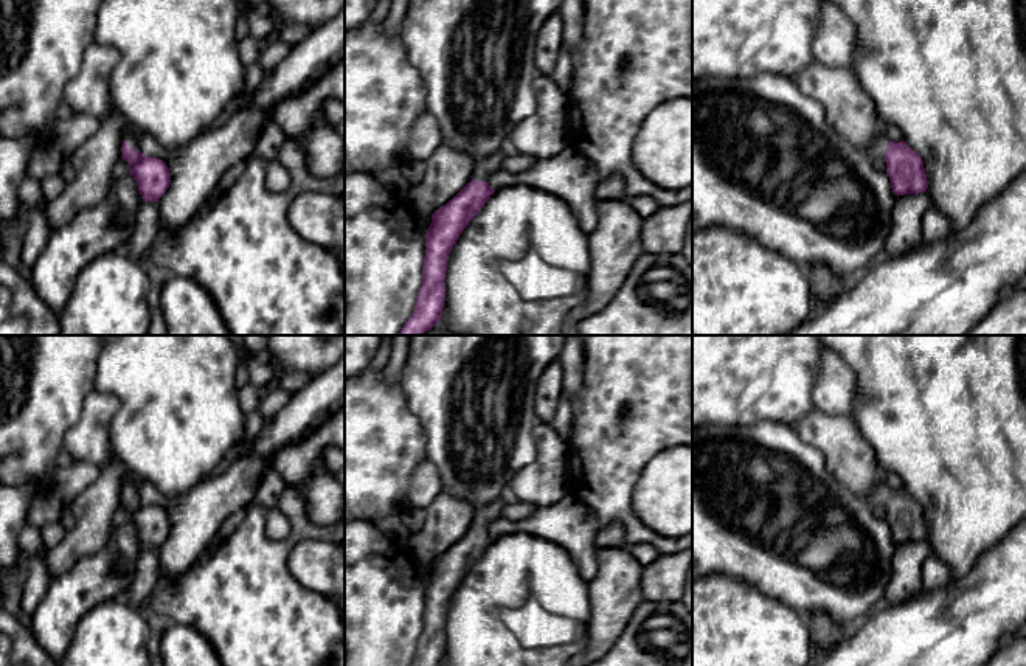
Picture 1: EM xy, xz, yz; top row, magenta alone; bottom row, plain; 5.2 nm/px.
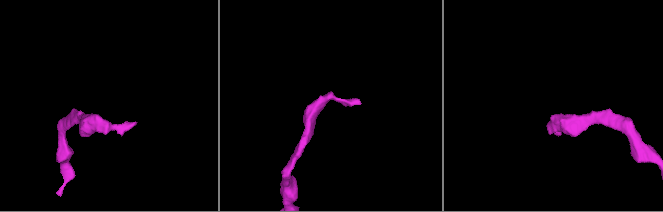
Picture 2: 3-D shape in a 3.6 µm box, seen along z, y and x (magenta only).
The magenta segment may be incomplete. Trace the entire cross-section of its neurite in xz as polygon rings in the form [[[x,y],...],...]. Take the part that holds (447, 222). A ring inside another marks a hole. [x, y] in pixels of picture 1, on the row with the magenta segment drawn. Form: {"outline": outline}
{"outline": [[[500,149],[478,161],[472,180],[432,214],[432,224],[425,233],[422,286],[414,310],[399,335],[424,335],[439,323],[445,301],[444,279],[449,255],[459,234],[495,193],[487,180],[500,171],[506,157],[508,154]]]}

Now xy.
{"outline": [[[133,137],[121,146],[121,158],[129,163],[129,174],[137,180],[140,194],[147,202],[158,202],[171,185],[171,174],[165,161],[144,157]]]}

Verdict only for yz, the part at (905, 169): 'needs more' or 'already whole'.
needs more

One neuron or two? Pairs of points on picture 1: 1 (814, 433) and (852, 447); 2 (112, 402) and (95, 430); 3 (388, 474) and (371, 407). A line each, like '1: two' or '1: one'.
1: one
2: one
3: one

